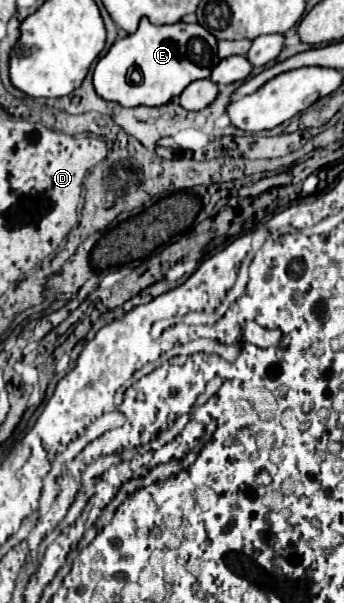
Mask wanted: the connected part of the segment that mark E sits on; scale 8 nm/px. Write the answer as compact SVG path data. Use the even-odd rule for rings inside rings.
M141 18L139 30L129 34L127 38L117 40L111 50L97 62L93 72L93 84L101 98L119 102L121 106L163 106L173 98L181 96L181 92L195 80L209 78L211 66L215 66L215 40L213 36L199 24L165 24L155 26L149 20ZM137 68L143 76L139 84L131 84L127 80L127 70Z

